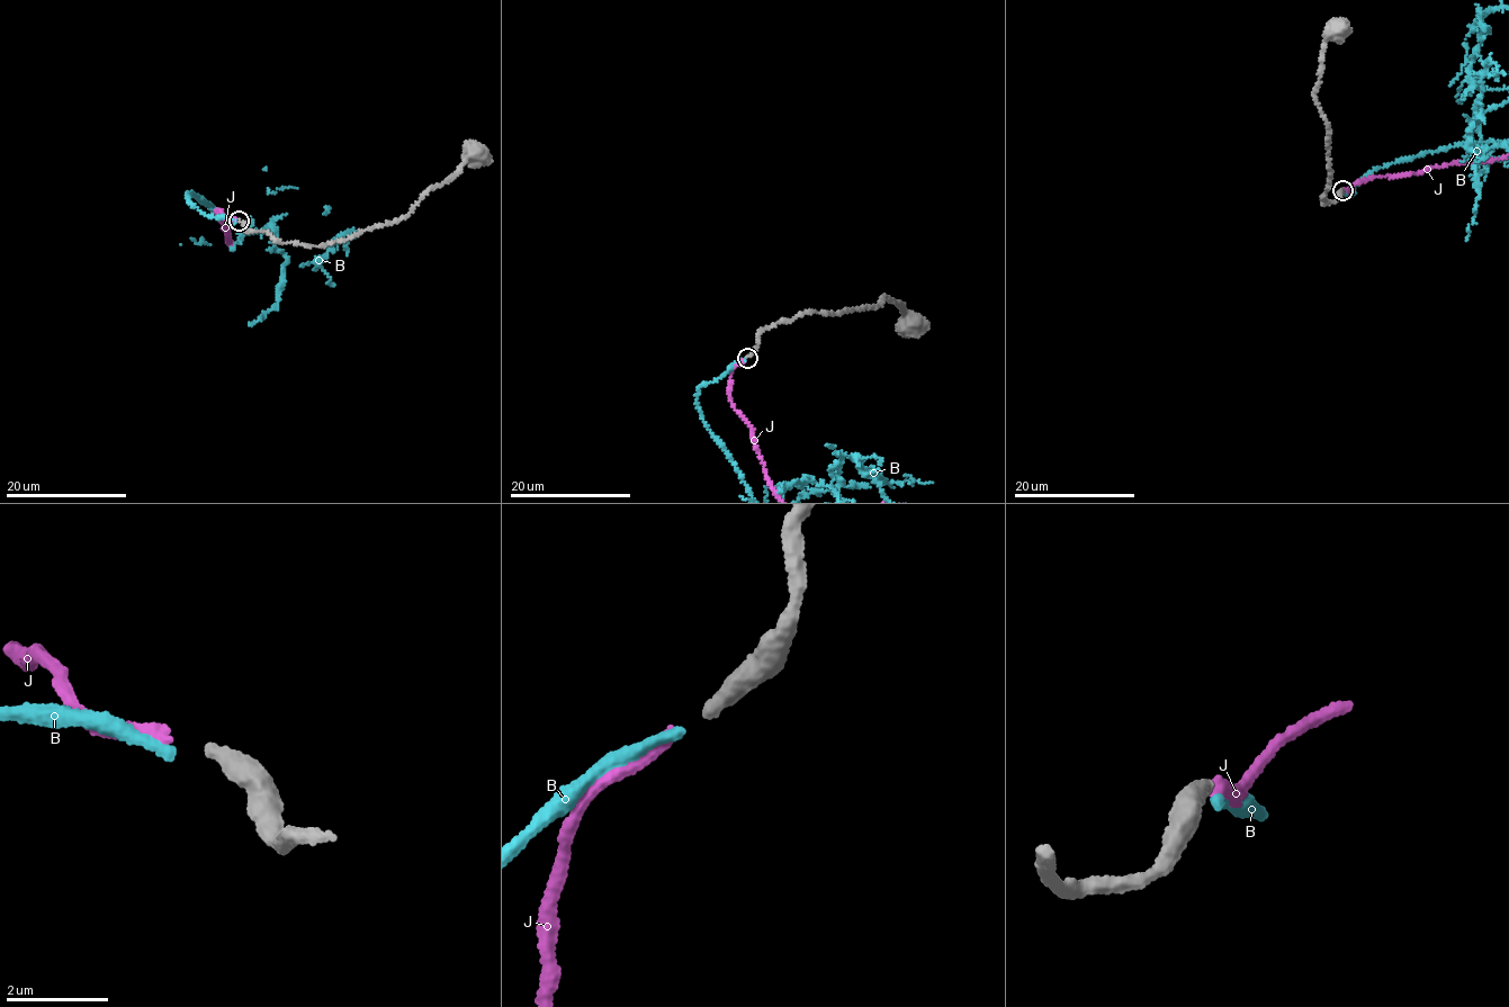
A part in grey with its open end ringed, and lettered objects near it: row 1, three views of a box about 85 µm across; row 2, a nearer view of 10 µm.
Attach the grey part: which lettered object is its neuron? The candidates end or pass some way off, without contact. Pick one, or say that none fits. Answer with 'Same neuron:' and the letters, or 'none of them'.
Same neuron: J

